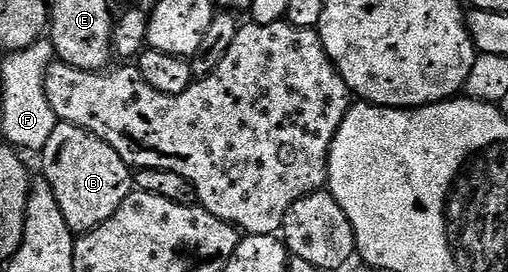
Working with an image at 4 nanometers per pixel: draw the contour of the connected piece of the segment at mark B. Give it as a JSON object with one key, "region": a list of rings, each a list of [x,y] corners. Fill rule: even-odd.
{"region":[[[59,122],[40,152],[41,174],[52,185],[60,213],[68,221],[68,229],[85,233],[108,221],[120,208],[121,202],[132,192],[132,169],[100,137],[71,123]]]}

